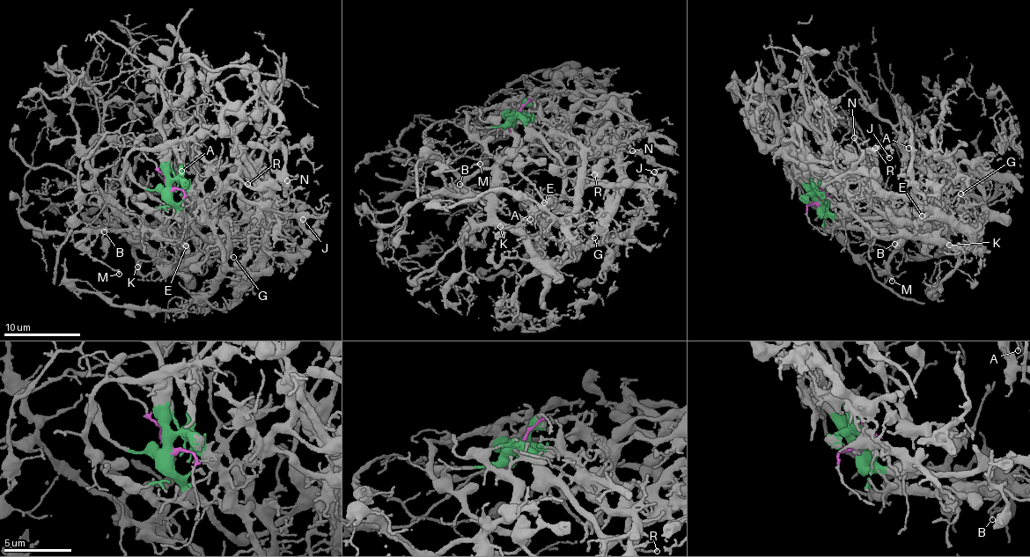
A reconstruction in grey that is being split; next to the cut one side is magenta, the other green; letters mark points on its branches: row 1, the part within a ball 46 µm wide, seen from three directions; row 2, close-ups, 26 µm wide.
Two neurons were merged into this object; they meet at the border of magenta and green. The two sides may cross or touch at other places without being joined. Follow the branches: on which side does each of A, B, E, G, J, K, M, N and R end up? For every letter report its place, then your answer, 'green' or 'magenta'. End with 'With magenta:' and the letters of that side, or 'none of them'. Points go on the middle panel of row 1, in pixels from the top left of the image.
A: at (530, 219); green
B: at (459, 184); green
E: at (544, 202); green
G: at (594, 238); green
J: at (654, 172); green
K: at (500, 226); green
M: at (480, 164); green
N: at (632, 150); green
R: at (594, 174); green
With magenta: none of them

